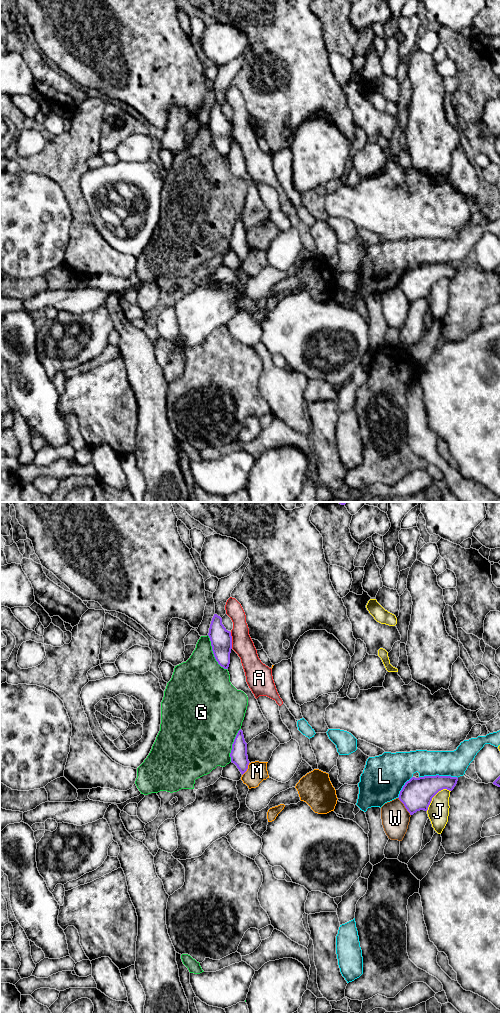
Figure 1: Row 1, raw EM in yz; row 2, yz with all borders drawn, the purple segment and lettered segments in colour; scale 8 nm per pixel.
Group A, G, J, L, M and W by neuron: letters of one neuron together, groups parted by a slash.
A / G / J / L / M / W

